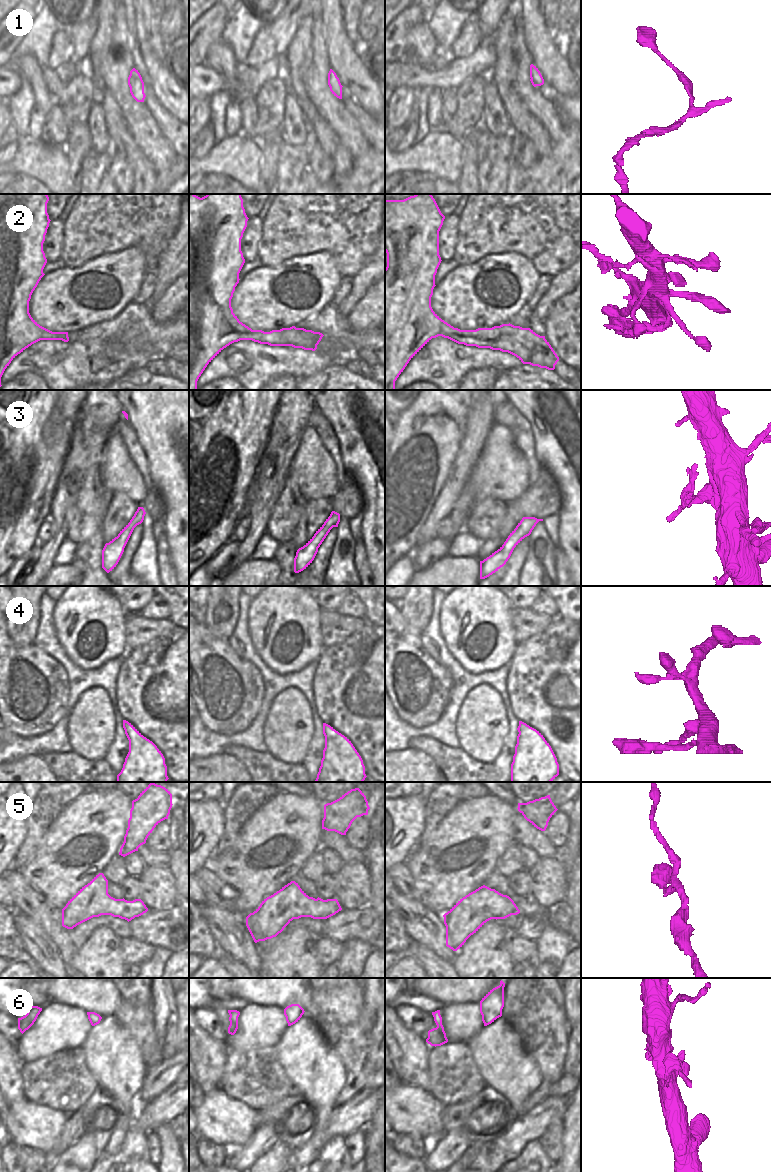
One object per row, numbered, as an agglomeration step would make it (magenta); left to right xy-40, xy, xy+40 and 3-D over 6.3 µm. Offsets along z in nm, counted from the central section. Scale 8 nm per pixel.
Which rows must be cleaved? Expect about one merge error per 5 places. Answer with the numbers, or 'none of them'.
none of them

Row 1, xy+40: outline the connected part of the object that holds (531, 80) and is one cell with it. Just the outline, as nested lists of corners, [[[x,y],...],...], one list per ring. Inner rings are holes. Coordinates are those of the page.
[[[530,65],[530,81],[534,87],[544,84],[544,79],[536,66]]]

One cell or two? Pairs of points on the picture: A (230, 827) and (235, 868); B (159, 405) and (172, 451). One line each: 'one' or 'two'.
A: two
B: one

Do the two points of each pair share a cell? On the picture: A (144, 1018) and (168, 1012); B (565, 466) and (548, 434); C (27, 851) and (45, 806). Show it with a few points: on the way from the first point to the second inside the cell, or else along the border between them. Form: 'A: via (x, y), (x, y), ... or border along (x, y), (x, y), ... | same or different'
A: border along (151, 998), (153, 1028), (157, 1039) | different
B: via (564, 458), (564, 452), (556, 442) | same
C: via (33, 840), (40, 817) | same

